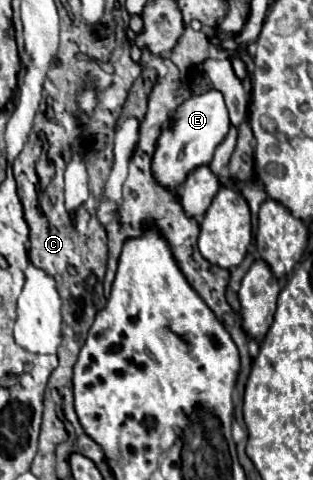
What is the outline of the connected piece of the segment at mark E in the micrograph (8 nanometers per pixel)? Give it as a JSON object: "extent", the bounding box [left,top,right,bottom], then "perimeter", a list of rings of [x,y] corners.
{"extent":[153,92,229,190],"perimeter":[[[205,92],[205,94],[193,94],[187,98],[171,116],[171,124],[163,128],[157,150],[153,156],[153,174],[155,178],[171,188],[177,190],[179,184],[185,180],[185,176],[195,170],[201,164],[209,164],[213,158],[213,152],[217,144],[223,142],[223,138],[229,132],[229,116],[227,106],[223,102],[223,94],[219,92]]]}

